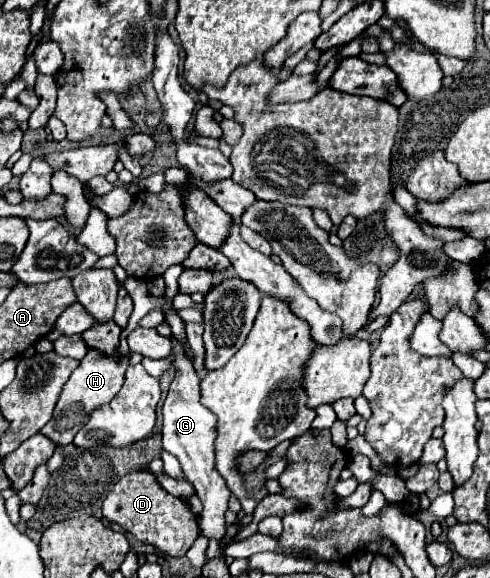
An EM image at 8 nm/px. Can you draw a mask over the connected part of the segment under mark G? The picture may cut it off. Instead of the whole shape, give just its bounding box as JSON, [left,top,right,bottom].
[162,336,230,540]

